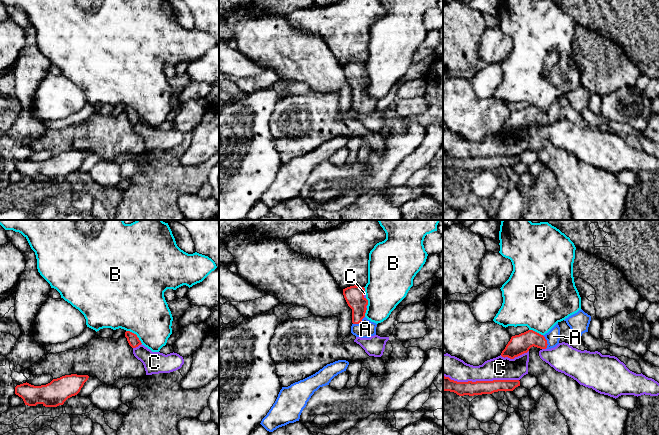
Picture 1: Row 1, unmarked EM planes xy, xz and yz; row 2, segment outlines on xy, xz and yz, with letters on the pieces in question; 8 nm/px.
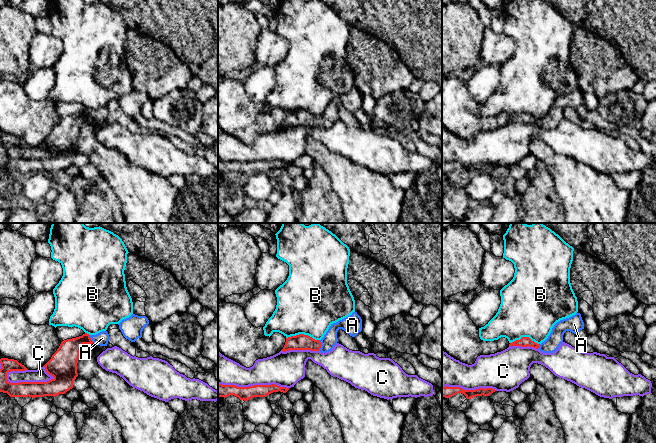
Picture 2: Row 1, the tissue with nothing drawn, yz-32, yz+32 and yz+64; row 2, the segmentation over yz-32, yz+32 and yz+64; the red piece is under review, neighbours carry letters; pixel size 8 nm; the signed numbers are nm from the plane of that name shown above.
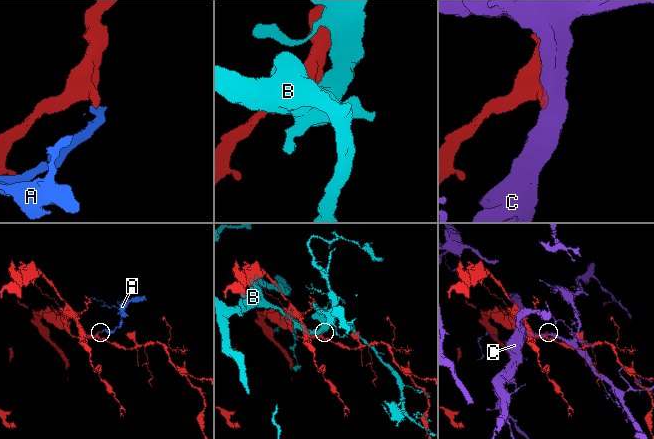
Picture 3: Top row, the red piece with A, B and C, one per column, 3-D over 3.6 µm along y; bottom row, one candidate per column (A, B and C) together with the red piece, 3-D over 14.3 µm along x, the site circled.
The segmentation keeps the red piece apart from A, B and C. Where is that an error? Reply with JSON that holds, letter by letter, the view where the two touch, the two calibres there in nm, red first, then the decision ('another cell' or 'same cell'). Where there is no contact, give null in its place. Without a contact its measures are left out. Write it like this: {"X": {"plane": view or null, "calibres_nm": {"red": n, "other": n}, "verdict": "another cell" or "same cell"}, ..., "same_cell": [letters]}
{"A": {"plane": "yz", "calibres_nm": {"red": 160, "other": 110}, "verdict": "same cell"}, "B": {"plane": "xy", "calibres_nm": {"red": 90, "other": 460}, "verdict": "another cell"}, "C": {"plane": "yz", "calibres_nm": {"red": 120, "other": 190}, "verdict": "another cell"}, "same_cell": ["A"]}

